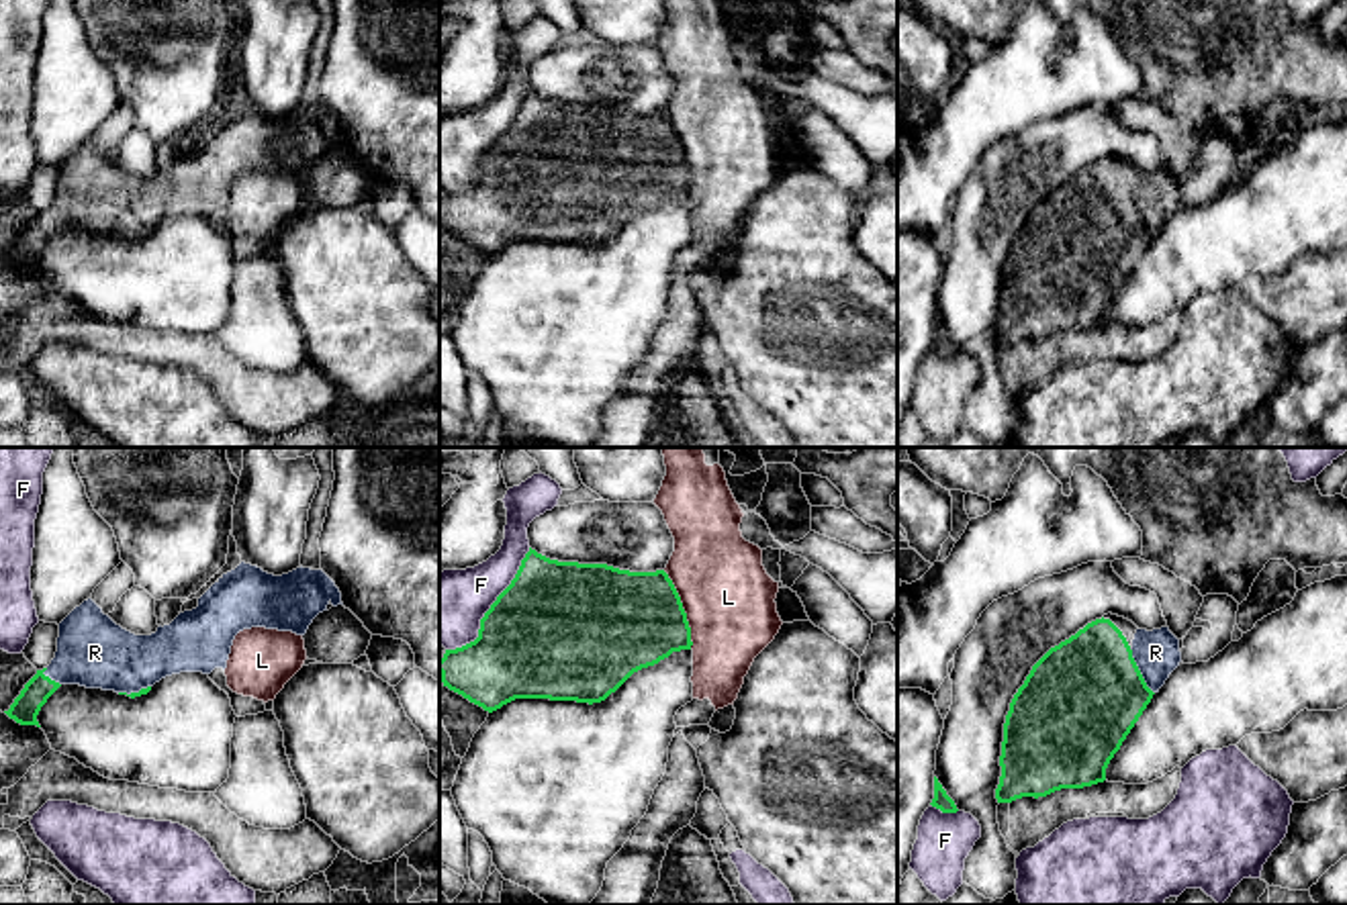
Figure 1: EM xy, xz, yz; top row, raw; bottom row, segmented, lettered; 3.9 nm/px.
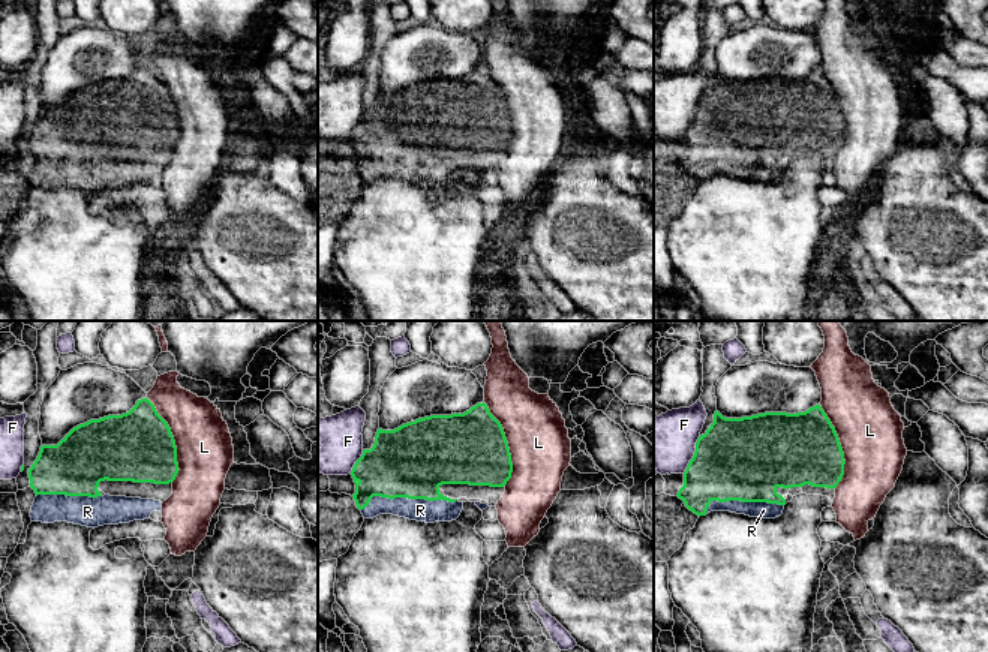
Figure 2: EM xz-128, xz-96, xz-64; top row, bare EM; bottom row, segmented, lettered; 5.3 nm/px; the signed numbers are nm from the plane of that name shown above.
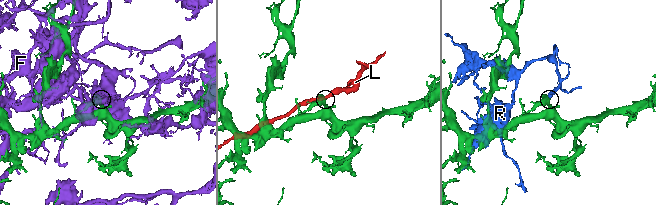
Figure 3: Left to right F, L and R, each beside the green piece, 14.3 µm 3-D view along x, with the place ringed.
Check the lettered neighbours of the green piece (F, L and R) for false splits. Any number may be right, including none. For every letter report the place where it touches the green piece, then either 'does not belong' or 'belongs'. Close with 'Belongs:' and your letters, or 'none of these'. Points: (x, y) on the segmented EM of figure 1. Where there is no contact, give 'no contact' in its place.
F: contact xz (491, 607); does not belong
L: contact xz (683, 609); does not belong
R: contact yz (1139, 671); belongs
Belongs: R

